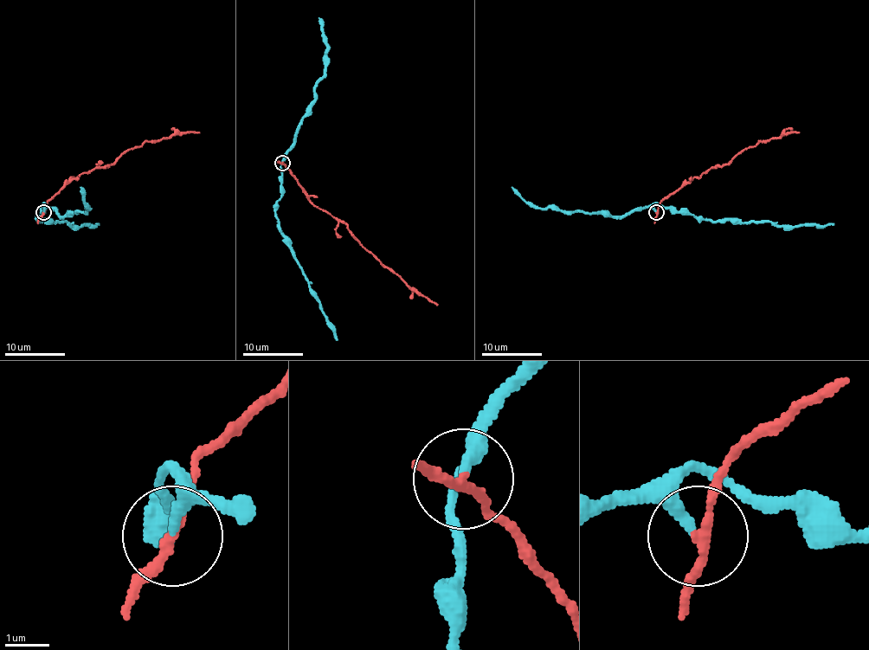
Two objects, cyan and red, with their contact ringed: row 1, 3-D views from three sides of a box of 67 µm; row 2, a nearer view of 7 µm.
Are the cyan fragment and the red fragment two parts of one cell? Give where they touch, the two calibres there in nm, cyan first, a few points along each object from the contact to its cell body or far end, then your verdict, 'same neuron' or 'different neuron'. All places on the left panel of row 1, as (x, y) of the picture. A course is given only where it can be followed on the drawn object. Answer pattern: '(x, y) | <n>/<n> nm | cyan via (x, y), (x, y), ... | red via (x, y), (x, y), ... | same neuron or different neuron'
(43, 212) | 260/200 nm | cyan via (44, 212), (42, 203), (40, 222), (65, 222), (70, 226), (99, 222) | red via (44, 212), (47, 202), (71, 177), (106, 167), (145, 141), (199, 132) | different neuron

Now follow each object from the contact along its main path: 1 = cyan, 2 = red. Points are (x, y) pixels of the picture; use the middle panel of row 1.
1: (282, 162), (281, 194), (276, 202), (278, 230), (337, 340)
2: (282, 162), (310, 200), (344, 222), (350, 233), (383, 265), (438, 304)

